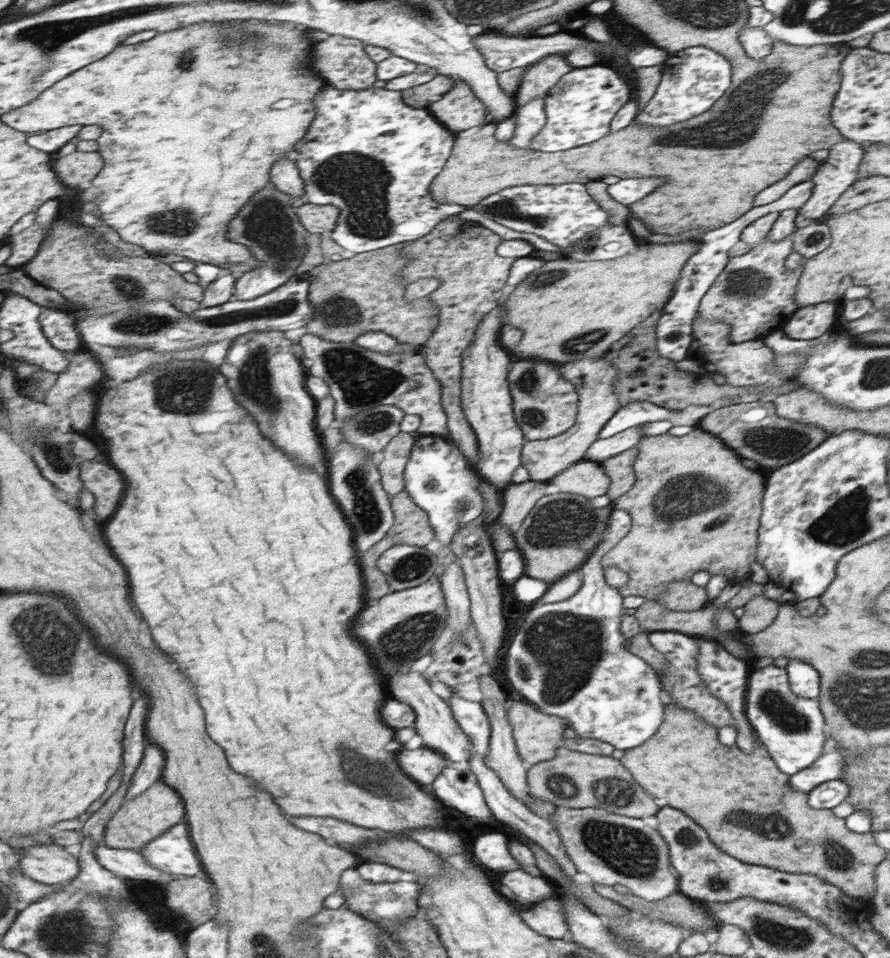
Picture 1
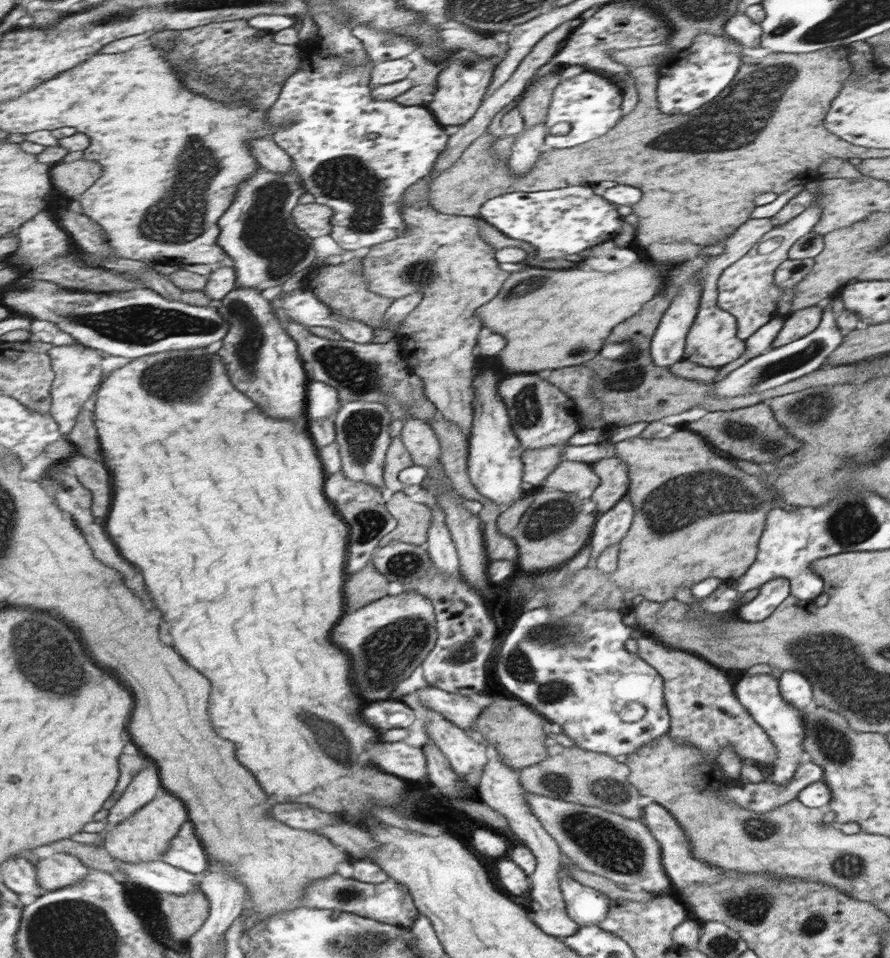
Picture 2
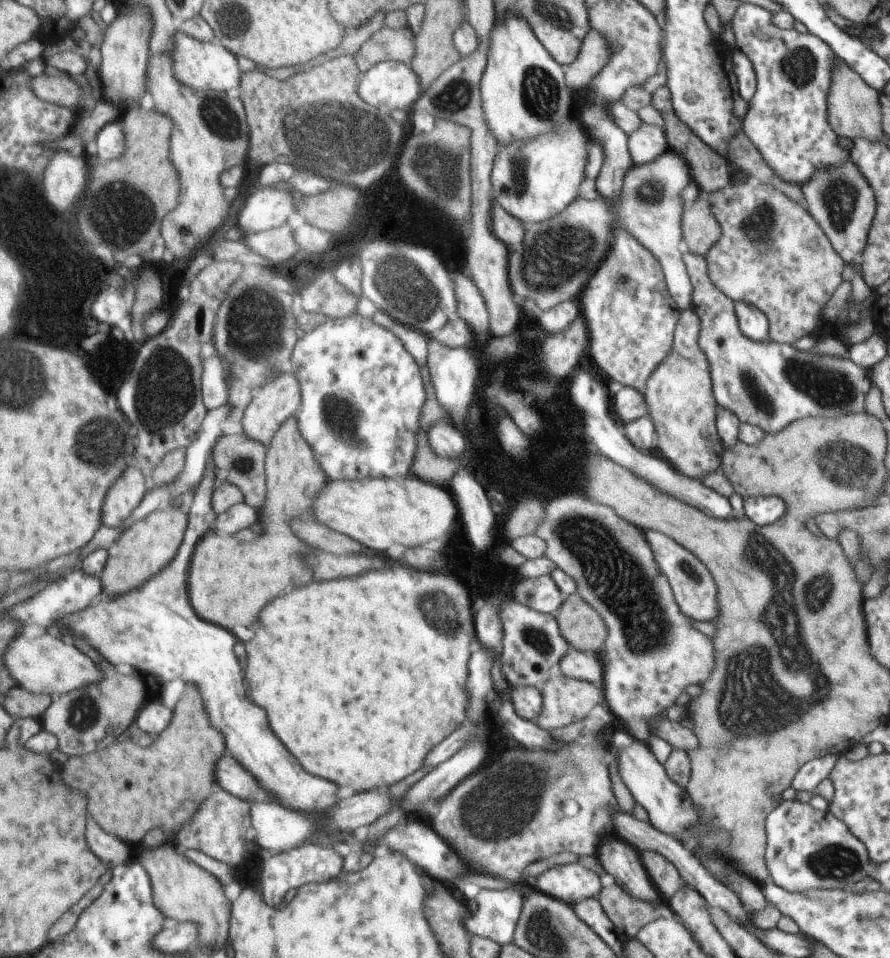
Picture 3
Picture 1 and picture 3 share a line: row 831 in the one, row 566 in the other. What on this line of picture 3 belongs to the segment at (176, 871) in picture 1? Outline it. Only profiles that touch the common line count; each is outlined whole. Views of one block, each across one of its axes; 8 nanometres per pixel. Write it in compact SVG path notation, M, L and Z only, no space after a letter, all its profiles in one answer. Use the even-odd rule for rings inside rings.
M211 458L209 466L207 466L207 476L201 484L198 484L194 494L184 543L181 544L176 558L172 560L172 563L169 563L163 572L160 572L160 575L153 576L153 579L147 580L141 588L127 592L119 598L103 596L97 605L90 605L86 610L67 616L56 627L59 630L59 636L63 639L65 634L62 630L65 627L70 629L70 635L81 635L82 639L85 639L90 646L101 652L103 658L111 660L115 666L125 664L125 666L133 666L139 672L149 672L149 674L159 678L157 682L179 678L186 684L197 684L205 698L205 708L208 710L209 721L226 739L227 752L242 766L245 766L249 773L252 773L256 780L259 780L259 783L274 795L275 801L279 801L280 804L288 808L305 812L306 815L309 815L309 812L323 814L325 810L335 806L337 786L333 782L329 784L327 780L315 778L309 772L305 772L305 768L297 762L297 758L281 744L281 740L273 734L273 730L269 726L267 712L247 698L245 676L241 672L241 664L239 664L237 654L235 654L237 638L232 632L225 632L225 628L221 628L217 624L209 624L208 620L200 617L192 605L188 591L192 558L197 544L201 543L212 532L211 523L218 520L216 509L213 508L213 496L217 492L217 488L215 488L216 472L217 466Z

